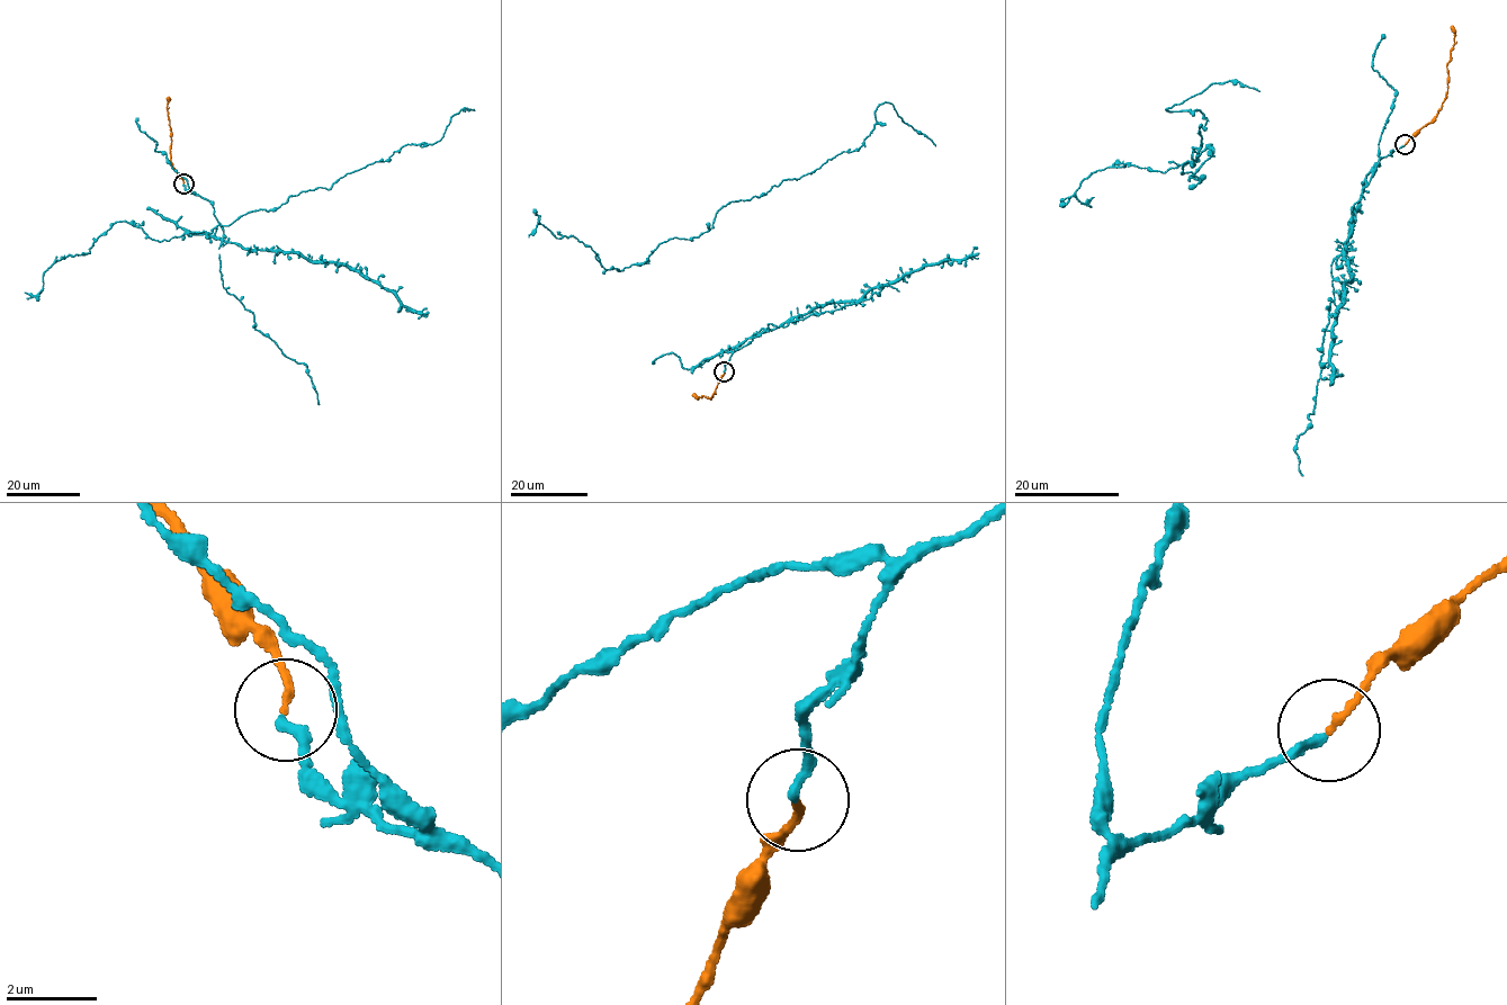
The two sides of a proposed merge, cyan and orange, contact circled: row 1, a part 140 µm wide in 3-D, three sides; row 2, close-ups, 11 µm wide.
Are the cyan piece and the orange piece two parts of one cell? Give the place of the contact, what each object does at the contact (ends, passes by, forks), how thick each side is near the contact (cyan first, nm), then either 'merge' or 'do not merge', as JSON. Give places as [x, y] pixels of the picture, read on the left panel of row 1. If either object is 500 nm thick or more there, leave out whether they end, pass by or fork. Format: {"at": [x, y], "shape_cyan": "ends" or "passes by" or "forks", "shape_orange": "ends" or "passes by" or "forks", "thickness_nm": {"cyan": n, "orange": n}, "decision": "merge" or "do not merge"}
{"at": [184, 184], "shape_cyan": "ends", "shape_orange": "ends", "thickness_nm": {"cyan": 200, "orange": 150}, "decision": "merge"}

